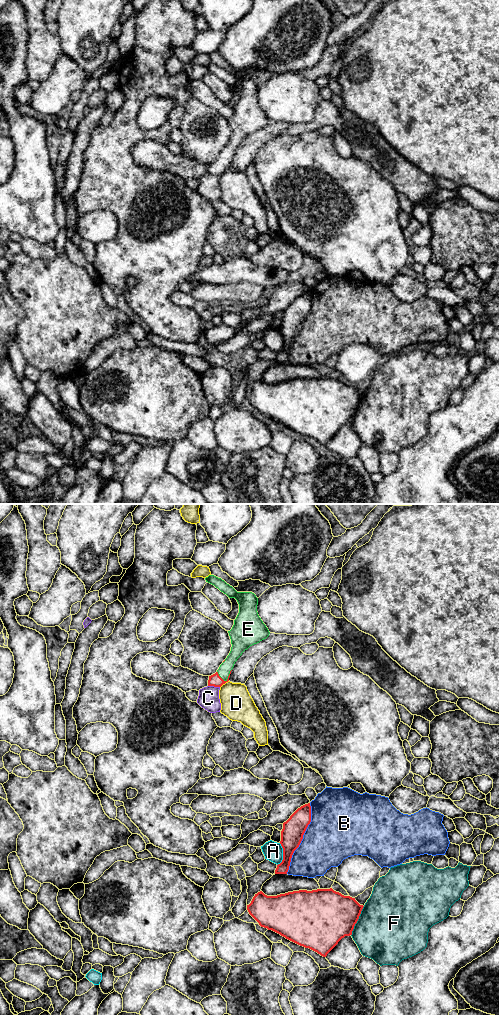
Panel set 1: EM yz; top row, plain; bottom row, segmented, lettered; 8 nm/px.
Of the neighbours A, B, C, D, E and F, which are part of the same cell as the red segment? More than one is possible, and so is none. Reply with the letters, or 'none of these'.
E

